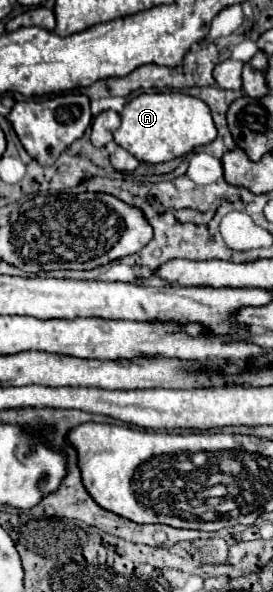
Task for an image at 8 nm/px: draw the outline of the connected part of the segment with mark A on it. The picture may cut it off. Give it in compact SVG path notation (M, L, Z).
M184 93L138 95L124 105L122 125L114 131L114 141L144 163L164 163L188 155L194 147L216 139L216 125L204 101Z

